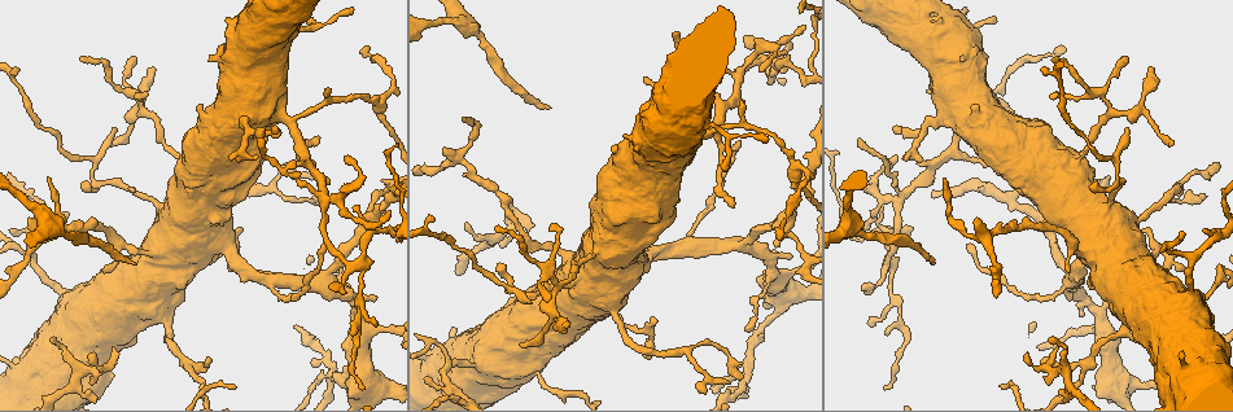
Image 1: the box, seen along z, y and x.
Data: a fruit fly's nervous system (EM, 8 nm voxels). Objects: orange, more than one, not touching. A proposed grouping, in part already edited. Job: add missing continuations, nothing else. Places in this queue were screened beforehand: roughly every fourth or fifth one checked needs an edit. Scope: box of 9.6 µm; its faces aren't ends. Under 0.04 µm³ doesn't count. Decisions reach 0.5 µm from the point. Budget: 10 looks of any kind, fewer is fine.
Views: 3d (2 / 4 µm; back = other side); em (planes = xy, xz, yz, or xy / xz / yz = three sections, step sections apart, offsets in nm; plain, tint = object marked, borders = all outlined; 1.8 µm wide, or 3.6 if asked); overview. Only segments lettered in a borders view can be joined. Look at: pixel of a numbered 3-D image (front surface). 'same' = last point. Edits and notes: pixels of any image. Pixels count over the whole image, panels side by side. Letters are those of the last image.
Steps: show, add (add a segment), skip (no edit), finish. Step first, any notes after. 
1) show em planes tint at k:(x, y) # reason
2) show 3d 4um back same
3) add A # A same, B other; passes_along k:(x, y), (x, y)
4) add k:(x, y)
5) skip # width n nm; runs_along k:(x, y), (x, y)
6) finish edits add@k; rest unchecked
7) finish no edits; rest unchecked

show em planes borders at 1:(801, 75) # abrupt turn

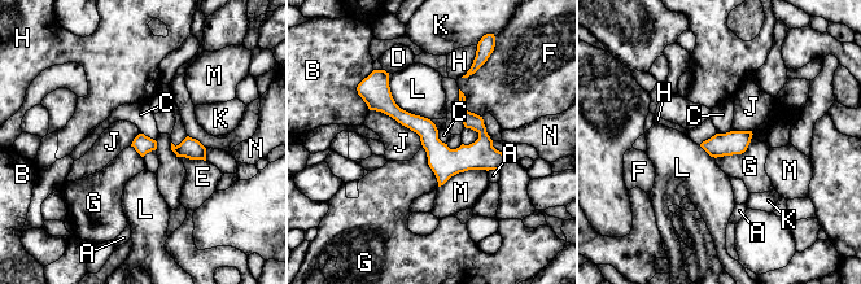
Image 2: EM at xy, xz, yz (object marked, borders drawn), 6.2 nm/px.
skip # A other, B other, C other, D other, E other, F other, G other, H other, J other, K other, L other, M other, N other; no lettered segment goes on from it

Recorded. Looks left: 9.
show em planes borders at 1:(749, 37)

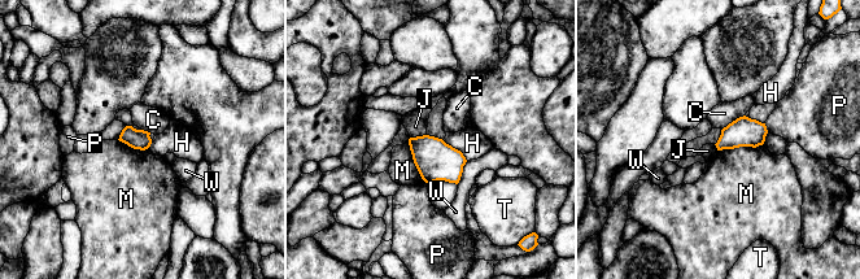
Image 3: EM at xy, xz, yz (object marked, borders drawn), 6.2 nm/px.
skip # C other, H other, J other, M other, P other, T other, W other; border 3:(426, 134), (410, 138); none of them fits

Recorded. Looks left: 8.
show 3d 2um at 1:(933, 265) # tapers out

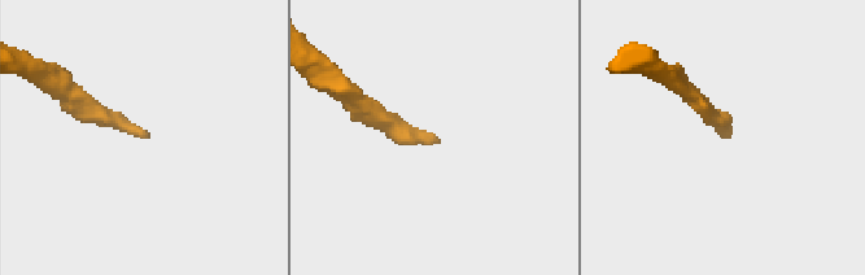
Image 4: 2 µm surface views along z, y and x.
show em xy step 8 borders at 4:(146, 137) # now the EM

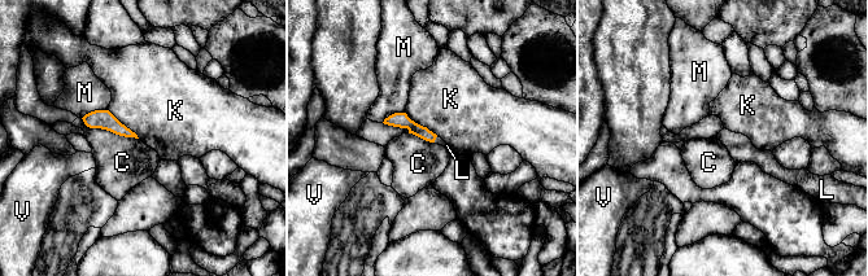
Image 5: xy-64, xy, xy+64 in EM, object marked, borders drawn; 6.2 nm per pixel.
show em planes borders same

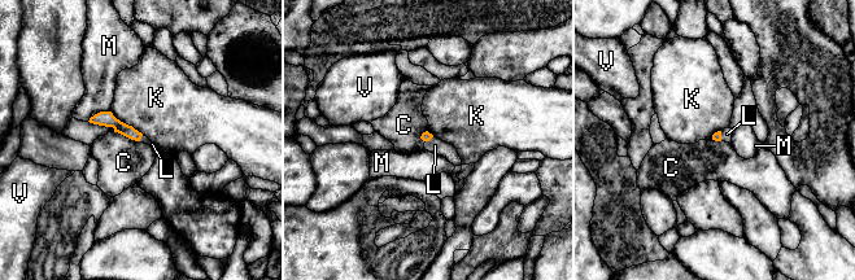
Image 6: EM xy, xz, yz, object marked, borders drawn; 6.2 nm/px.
add L # longest_contact K 260 nm; C other, K other, L same, M other, V other; passes_along 6:(105, 118), (140, 138), (144, 139); the neuron continues

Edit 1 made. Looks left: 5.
show overview

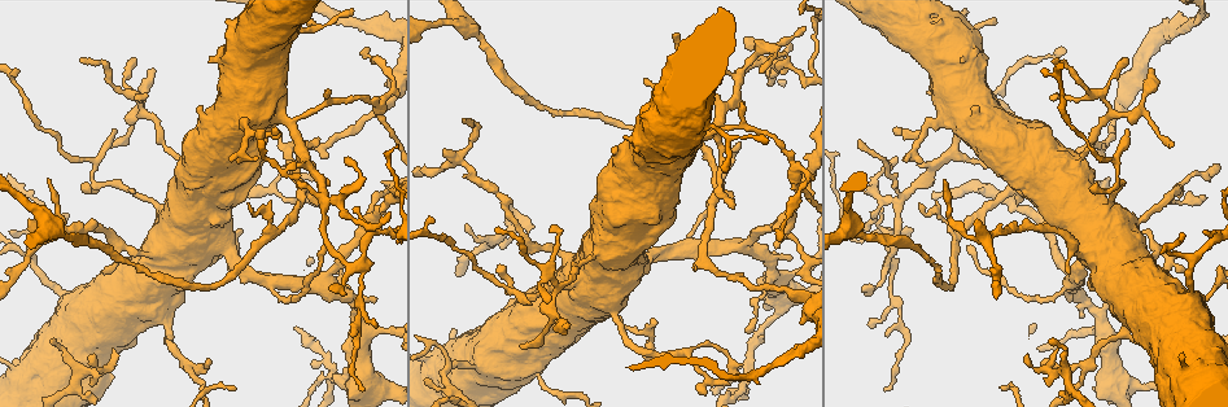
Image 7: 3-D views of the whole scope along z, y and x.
show 3d 4um at 7:(156, 207) # calibre changes

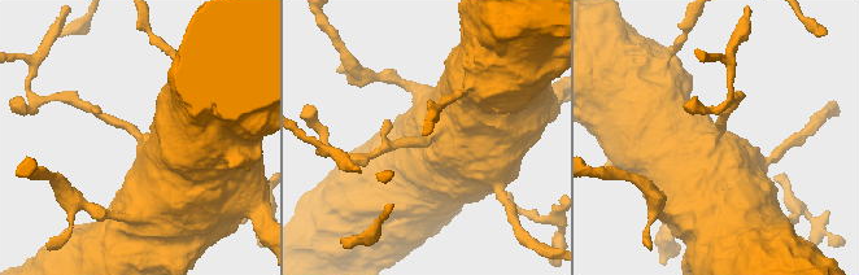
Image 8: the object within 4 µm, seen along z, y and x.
show em xz step 4 tint at 8:(136, 137) # shape alone is not enough

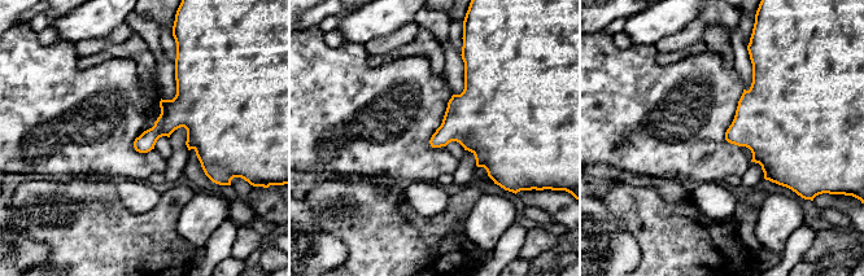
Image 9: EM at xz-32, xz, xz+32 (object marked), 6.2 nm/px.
show em planes borders same # another direction

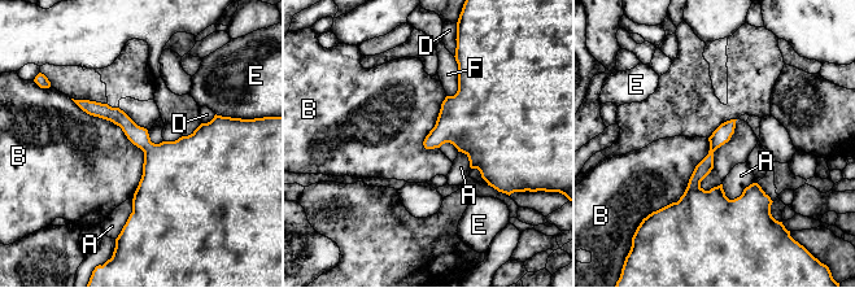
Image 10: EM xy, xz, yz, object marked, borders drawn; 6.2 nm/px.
skip # A other, B other, D other, E other, F other; border 10:(70, 99), (143, 152), (134, 195); none of them fits

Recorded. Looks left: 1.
finish edits add@6; rest unchecked

